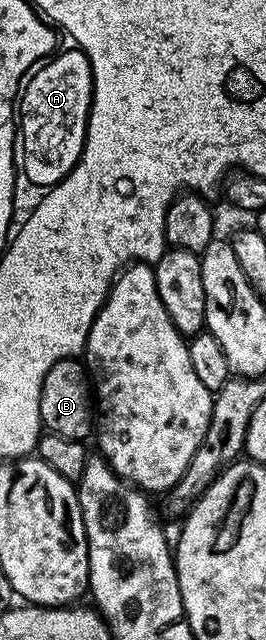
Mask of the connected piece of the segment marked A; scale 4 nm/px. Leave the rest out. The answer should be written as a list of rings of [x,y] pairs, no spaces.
[[[58,20],[58,48],[54,50],[54,64],[42,72],[40,84],[30,88],[28,94],[28,162],[32,162],[32,178],[50,182],[58,178],[76,158],[78,148],[84,144],[82,134],[88,133],[88,111],[92,109],[92,60],[88,48],[76,40],[75,33],[64,30]]]

